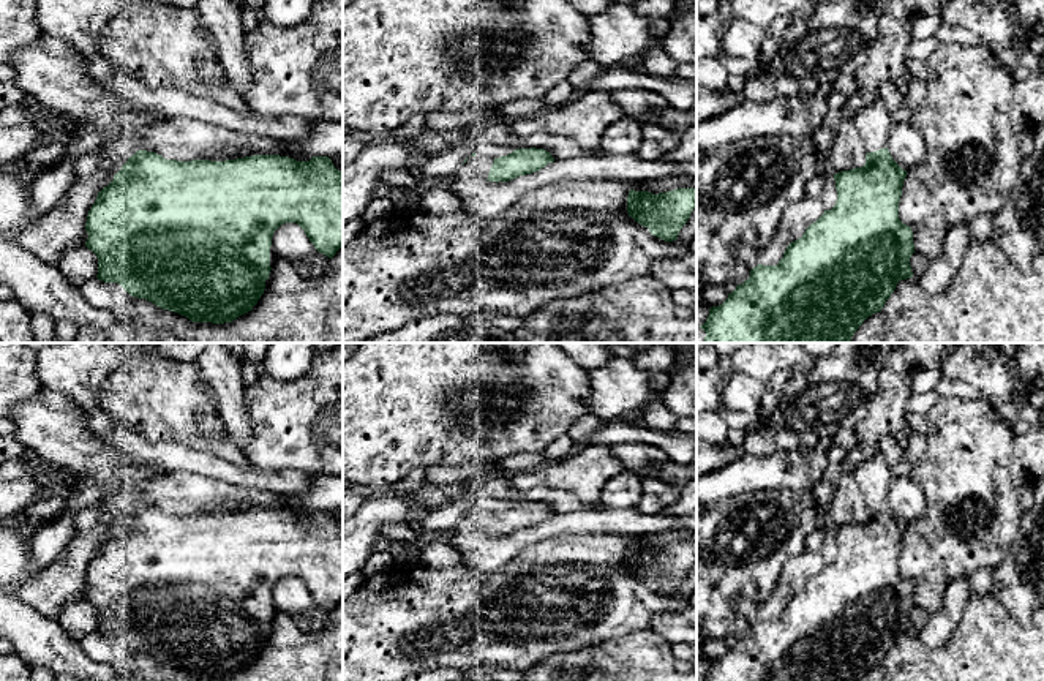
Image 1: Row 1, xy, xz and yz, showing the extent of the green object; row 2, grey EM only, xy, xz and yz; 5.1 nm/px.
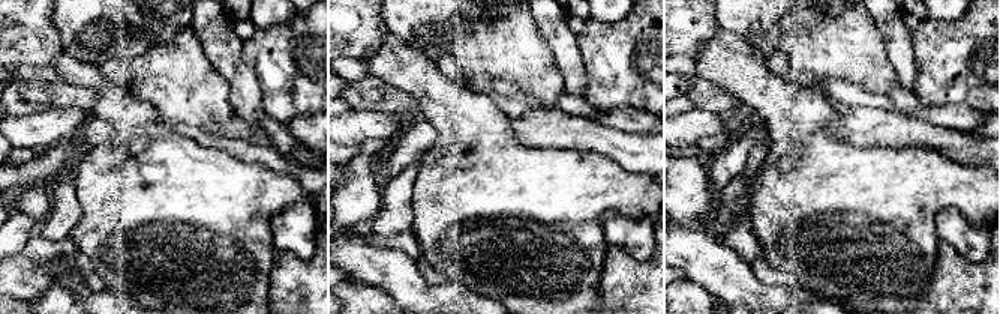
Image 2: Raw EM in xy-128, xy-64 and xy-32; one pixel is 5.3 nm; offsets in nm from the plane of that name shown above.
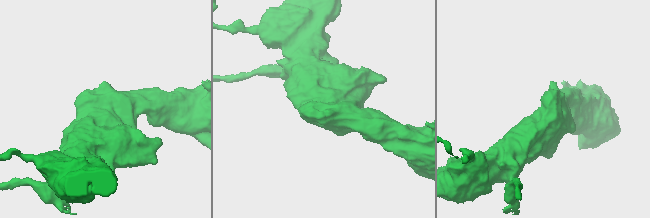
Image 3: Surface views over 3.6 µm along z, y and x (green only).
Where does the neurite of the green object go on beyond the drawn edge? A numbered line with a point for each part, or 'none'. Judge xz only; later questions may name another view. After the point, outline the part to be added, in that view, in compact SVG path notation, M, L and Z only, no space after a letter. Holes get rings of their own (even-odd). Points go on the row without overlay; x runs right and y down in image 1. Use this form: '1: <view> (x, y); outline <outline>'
1: xz (479, 520); outline M477 504L474 510L468 510L468 515L461 520L458 531L461 532L488 532L490 523L493 520L494 510Z

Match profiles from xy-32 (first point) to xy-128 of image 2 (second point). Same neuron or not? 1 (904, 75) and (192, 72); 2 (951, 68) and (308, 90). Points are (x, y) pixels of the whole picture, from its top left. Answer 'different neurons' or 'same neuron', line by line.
1: different neurons
2: same neuron

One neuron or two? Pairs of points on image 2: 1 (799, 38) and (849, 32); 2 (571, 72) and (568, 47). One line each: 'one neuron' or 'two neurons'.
1: one neuron
2: one neuron

